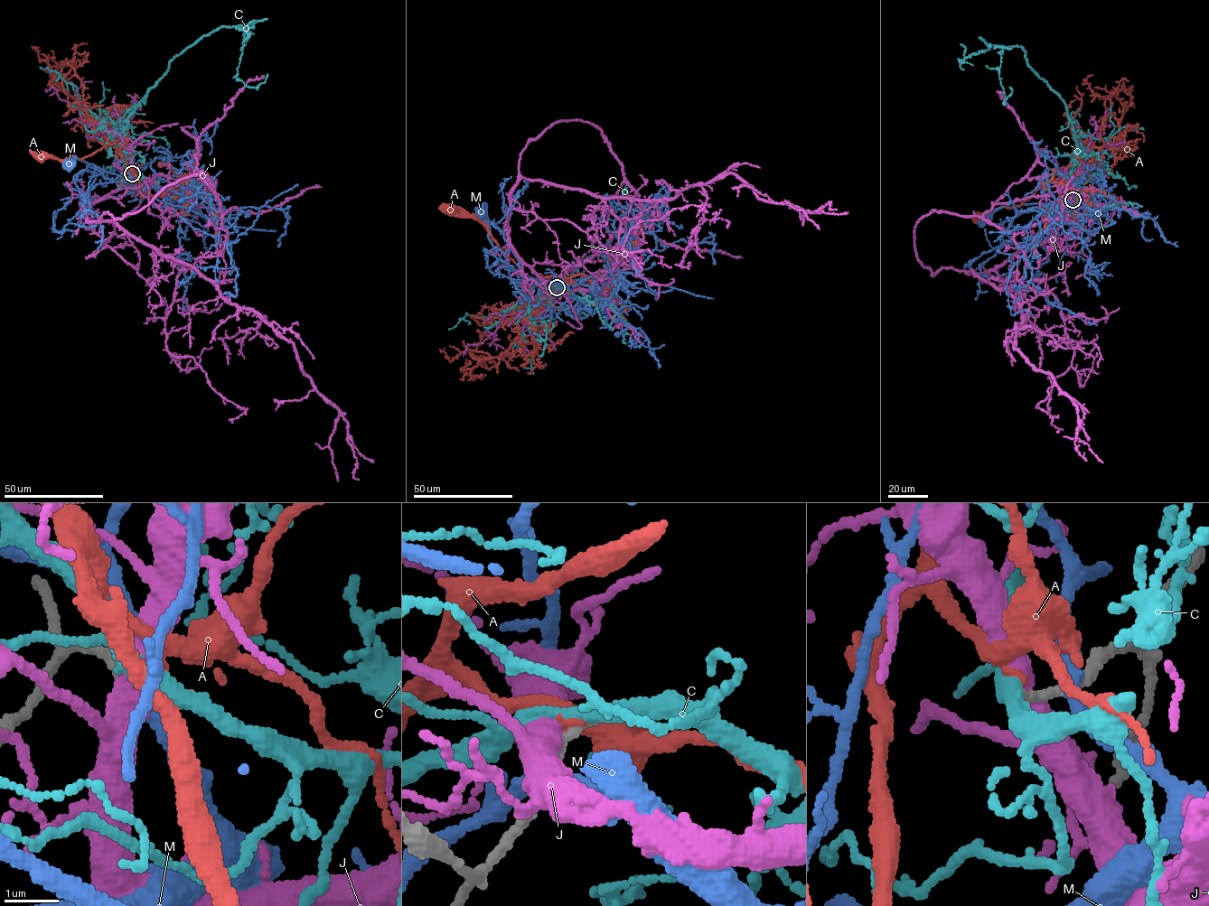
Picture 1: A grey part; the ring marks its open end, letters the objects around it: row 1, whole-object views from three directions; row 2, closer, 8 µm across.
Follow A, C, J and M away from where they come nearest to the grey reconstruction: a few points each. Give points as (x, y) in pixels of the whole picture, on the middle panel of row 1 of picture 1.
A: (557, 287), (521, 320), (532, 326), (535, 316), (524, 276), (478, 220), (451, 210)
C: (557, 287), (545, 290), (542, 303), (561, 294), (623, 222), (648, 215), (659, 222)
J: (556, 288), (510, 243), (510, 196), (522, 178), (649, 200), (734, 173), (820, 229)
M: (556, 289), (595, 303), (606, 300), (588, 286), (512, 271), (495, 251), (482, 212)

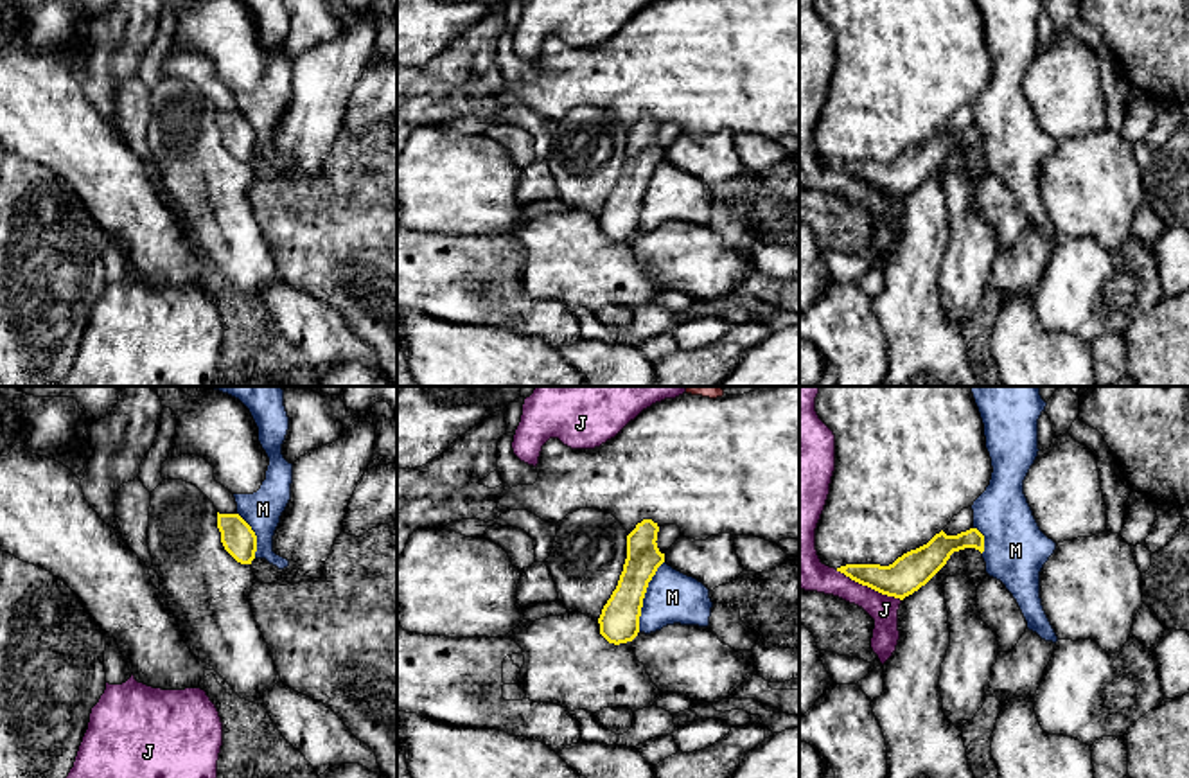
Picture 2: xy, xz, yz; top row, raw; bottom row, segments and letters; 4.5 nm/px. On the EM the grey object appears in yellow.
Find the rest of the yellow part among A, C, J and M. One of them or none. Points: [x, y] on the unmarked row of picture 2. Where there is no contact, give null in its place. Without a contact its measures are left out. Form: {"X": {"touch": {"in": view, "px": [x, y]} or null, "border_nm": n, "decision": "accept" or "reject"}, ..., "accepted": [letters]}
{"A": {"touch": null, "decision": "reject"}, "C": {"touch": null, "decision": "reject"}, "J": {"touch": {"in": "yz", "px": [868, 184]}, "border_nm": 320, "decision": "reject"}, "M": {"touch": {"in": "xz", "px": [643, 194]}, "border_nm": 340, "decision": "reject"}, "accepted": []}

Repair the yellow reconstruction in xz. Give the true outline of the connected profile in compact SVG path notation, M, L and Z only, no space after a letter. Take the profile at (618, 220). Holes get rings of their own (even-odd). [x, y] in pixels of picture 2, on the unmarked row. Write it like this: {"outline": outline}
{"outline": "M643 117L627 133L627 156L618 183L598 216L600 232L614 243L632 239L639 230L639 214L648 180L665 160L657 146L659 124Z"}

